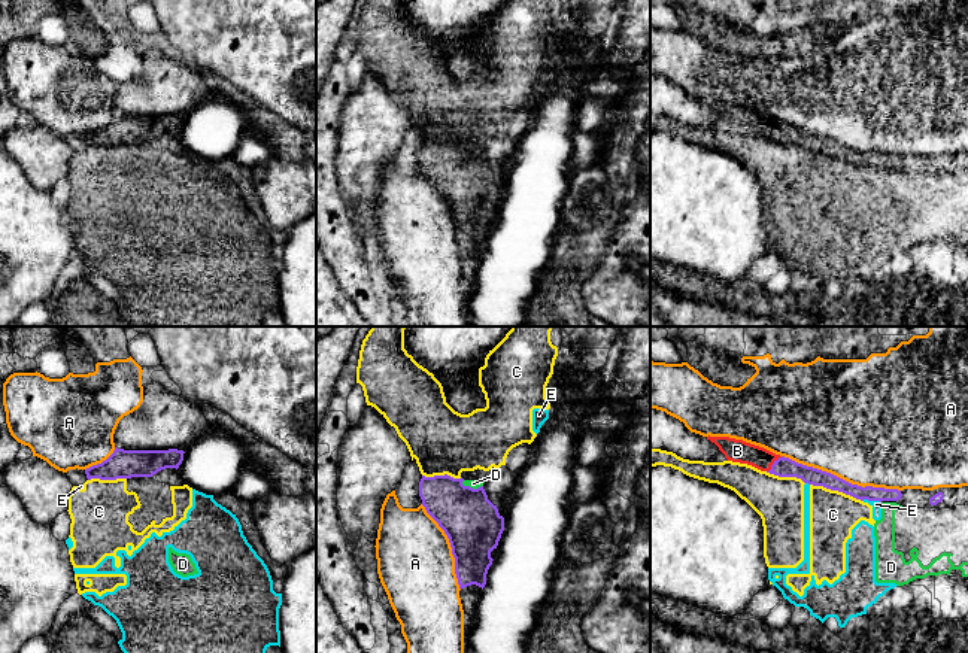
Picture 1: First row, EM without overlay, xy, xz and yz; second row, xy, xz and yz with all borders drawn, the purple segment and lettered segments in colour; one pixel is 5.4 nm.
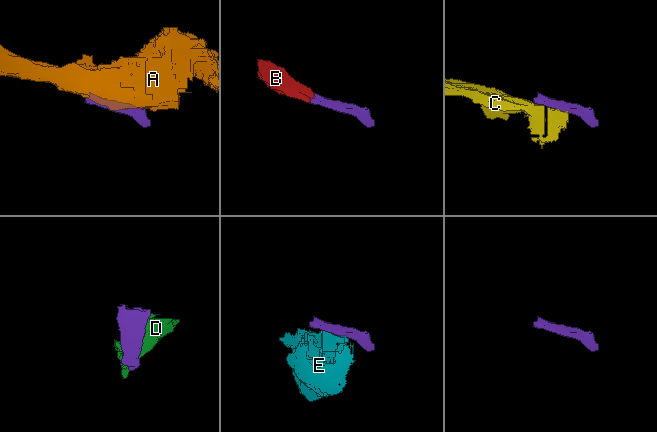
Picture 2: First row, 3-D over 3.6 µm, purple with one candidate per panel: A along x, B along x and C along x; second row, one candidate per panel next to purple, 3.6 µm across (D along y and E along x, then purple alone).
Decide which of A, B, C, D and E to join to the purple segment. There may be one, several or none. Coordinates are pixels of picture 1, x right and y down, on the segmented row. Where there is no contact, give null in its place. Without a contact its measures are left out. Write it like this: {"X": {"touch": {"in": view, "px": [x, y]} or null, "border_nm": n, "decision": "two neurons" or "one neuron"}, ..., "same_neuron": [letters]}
{"A": {"touch": {"in": "yz", "px": [841, 479]}, "border_nm": 650, "decision": "two neurons"}, "B": {"touch": {"in": "yz", "px": [773, 464]}, "border_nm": 120, "decision": "one neuron"}, "C": {"touch": {"in": "yz", "px": [837, 489]}, "border_nm": 300, "decision": "two neurons"}, "D": {"touch": {"in": "xz", "px": [472, 488]}, "border_nm": 120, "decision": "two neurons"}, "E": {"touch": {"in": "yz", "px": [871, 500]}, "border_nm": 110, "decision": "two neurons"}, "same_neuron": ["B"]}

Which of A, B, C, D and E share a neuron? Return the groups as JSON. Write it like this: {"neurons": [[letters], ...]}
{"neurons": [["A"], ["B"], ["C", "D", "E"]]}

